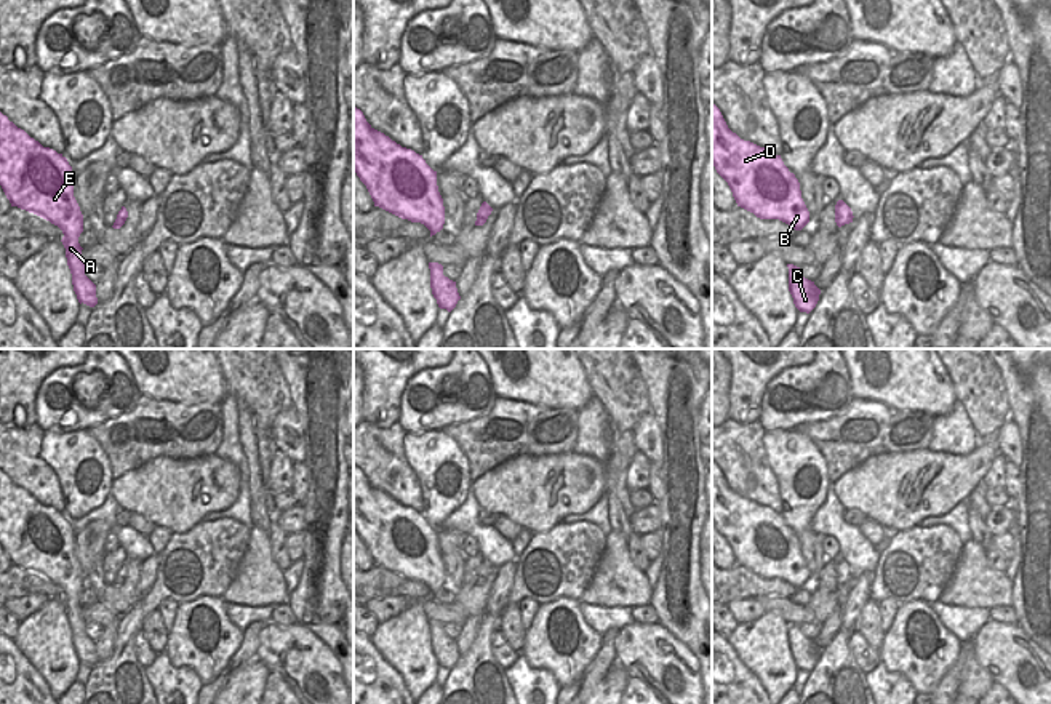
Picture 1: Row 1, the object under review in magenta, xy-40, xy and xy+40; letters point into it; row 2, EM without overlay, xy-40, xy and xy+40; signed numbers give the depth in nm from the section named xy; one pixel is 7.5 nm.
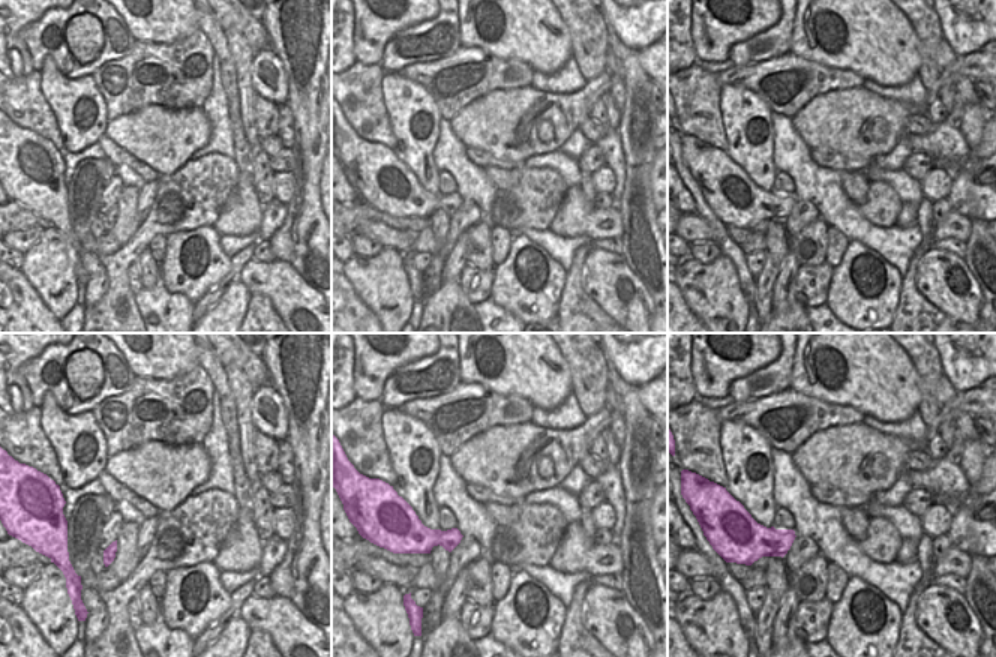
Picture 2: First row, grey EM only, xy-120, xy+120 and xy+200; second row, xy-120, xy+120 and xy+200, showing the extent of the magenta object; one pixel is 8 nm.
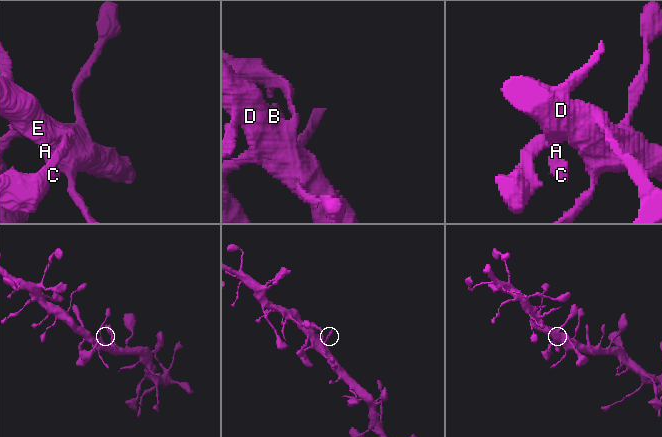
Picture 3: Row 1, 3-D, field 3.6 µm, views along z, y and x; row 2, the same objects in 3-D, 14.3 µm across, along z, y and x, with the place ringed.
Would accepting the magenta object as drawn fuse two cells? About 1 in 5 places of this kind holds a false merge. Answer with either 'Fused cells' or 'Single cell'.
Single cell.

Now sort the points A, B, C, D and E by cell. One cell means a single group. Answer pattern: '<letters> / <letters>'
A B C D E

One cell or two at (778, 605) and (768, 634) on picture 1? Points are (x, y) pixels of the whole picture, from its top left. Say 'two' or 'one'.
two

